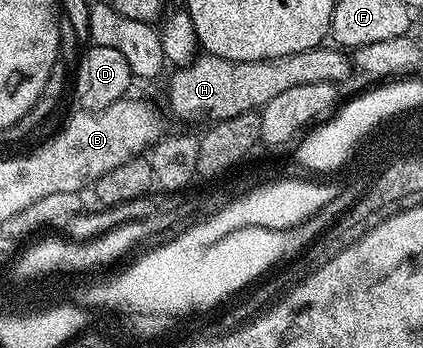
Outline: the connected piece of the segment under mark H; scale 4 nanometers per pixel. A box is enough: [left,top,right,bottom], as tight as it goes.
[170,46,352,122]

